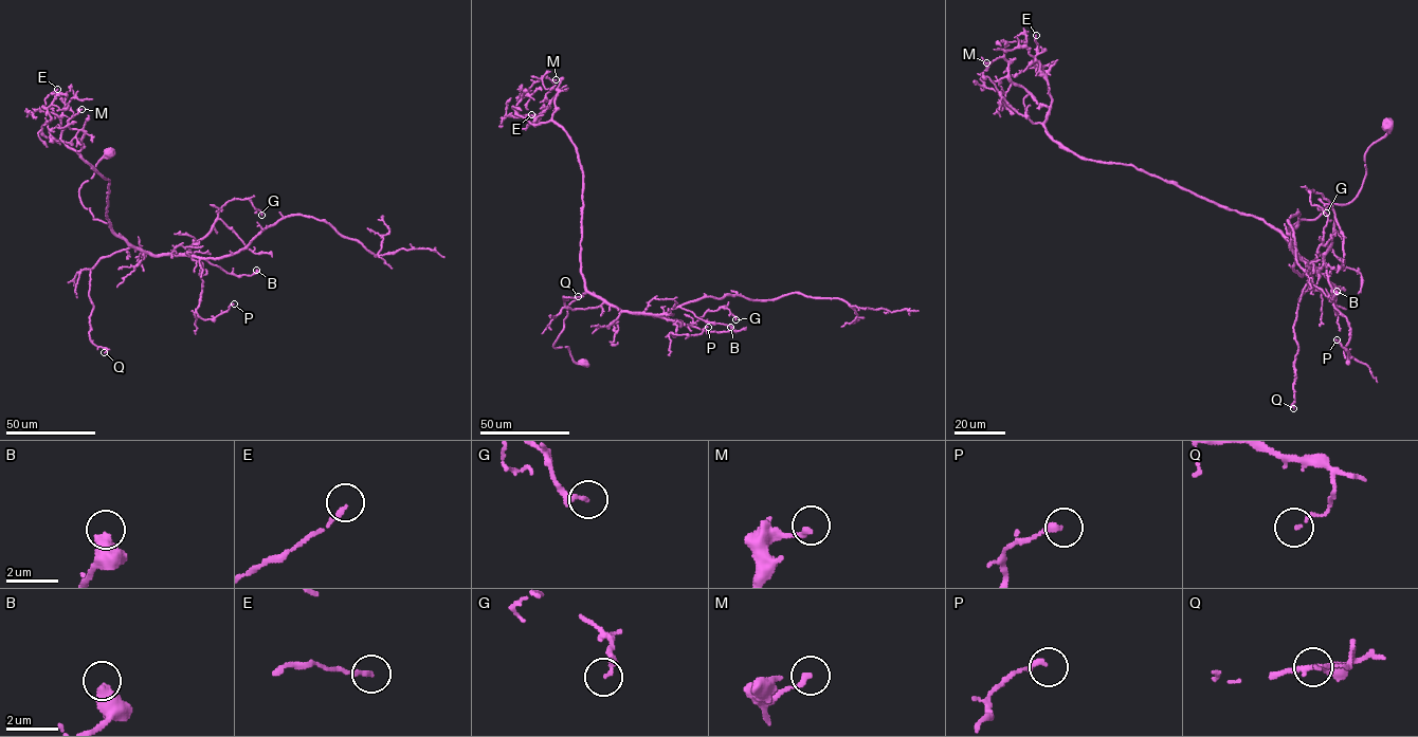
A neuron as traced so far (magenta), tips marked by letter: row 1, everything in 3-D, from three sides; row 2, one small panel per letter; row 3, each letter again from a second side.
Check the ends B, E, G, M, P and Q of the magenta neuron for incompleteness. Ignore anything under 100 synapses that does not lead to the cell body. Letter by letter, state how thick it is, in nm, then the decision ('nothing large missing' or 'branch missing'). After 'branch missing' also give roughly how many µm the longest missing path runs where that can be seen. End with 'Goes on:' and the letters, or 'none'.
B: calibre 550 nm; nothing large missing
E: calibre 170 nm; nothing large missing
G: calibre 240 nm; nothing large missing
M: calibre 200 nm; nothing large missing
P: calibre 200 nm; nothing large missing
Q: calibre 110 nm; nothing large missing
Goes on: none

